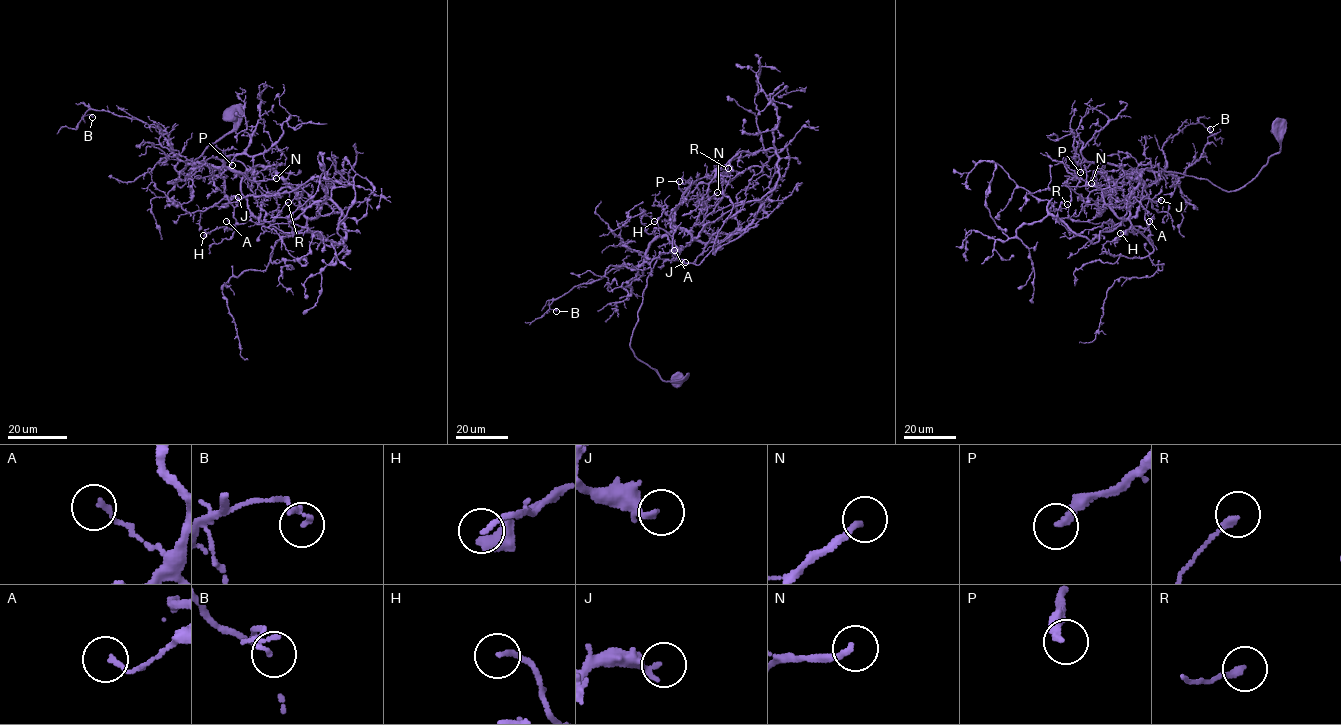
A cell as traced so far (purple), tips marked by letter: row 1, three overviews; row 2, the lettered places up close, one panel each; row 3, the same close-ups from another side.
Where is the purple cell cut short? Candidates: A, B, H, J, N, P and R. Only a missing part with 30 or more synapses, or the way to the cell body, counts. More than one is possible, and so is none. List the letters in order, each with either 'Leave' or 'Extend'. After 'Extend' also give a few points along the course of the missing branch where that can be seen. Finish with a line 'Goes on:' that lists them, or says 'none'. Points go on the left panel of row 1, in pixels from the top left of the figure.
A: Leave
B: Leave
H: Leave
J: Leave
N: Extend. Course of what is missing: (276, 178), (301, 169), (300, 165), (282, 160)
P: Extend. Course of what is missing: (232, 165), (226, 177), (219, 176), (215, 180), (211, 202), (215, 203)
R: Leave
Goes on: N, P

